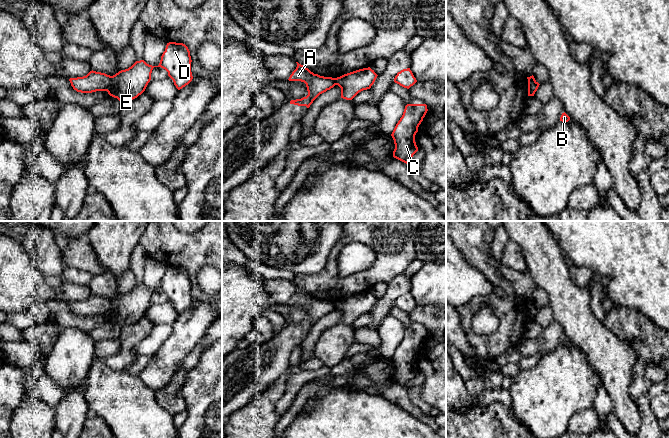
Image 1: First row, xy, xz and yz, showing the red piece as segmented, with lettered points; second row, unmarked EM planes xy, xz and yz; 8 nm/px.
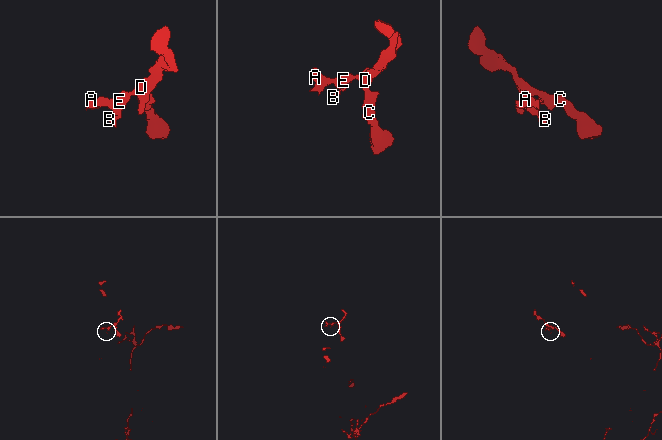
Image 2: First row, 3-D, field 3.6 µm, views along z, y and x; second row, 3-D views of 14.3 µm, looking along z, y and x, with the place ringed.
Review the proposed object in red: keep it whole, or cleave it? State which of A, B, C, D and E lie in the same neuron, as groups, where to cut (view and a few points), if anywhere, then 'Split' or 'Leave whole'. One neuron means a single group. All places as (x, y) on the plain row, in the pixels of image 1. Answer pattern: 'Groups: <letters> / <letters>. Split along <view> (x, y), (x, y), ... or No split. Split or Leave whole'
Groups: A / B C D E. Split along xy (111, 300), (111, 308), (107, 315). Split

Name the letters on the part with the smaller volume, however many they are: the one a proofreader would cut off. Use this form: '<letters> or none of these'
B, C, D, E

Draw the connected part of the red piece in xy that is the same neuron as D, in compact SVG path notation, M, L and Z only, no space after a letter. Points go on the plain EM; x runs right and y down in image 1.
M169 266L161 280L158 290L147 288L144 284L136 285L131 291L111 300L108 318L120 326L129 325L141 319L151 304L154 291L161 291L168 296L178 314L188 309L192 303L191 280L183 267Z

